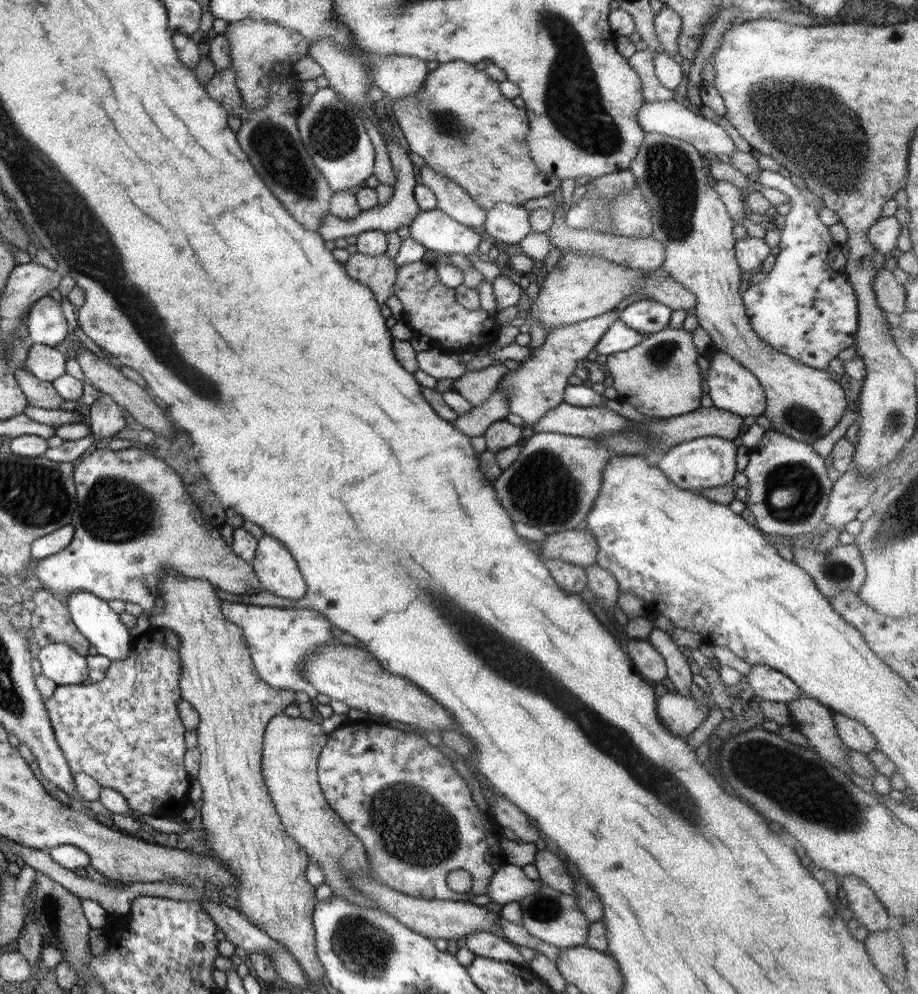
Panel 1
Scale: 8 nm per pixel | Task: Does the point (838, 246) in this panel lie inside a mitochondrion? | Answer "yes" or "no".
no

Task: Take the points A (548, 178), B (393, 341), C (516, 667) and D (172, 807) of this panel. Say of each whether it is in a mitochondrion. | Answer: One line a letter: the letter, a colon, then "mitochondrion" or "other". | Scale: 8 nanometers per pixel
A: other
B: other
C: mitochondrion
D: other

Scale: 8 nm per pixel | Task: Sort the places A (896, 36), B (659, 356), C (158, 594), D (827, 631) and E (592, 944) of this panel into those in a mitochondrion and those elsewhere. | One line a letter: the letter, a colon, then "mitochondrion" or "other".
A: other
B: mitochondrion
C: other
D: other
E: other

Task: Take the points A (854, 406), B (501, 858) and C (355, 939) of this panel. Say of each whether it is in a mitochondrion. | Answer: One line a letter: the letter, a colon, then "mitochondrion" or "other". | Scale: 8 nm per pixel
A: other
B: other
C: mitochondrion

